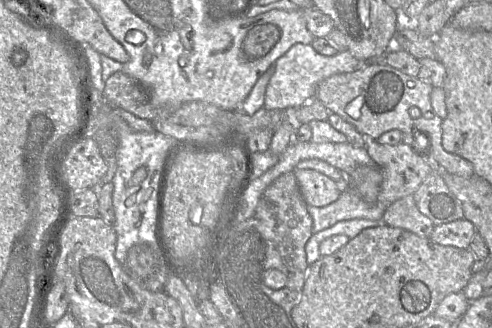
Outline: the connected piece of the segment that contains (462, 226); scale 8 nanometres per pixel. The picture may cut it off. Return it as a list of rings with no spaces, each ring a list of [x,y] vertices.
[[[462,218],[446,224],[434,225],[429,238],[439,245],[469,249],[471,240],[476,233],[474,225]]]

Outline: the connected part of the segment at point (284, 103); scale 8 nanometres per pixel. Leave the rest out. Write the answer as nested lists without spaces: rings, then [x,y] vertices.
[[[294,44],[274,63],[275,71],[266,88],[264,108],[267,110],[285,110],[298,108],[315,97],[318,85],[328,77],[353,72],[361,66],[348,50],[339,51],[334,56],[324,56],[315,51],[311,44]]]

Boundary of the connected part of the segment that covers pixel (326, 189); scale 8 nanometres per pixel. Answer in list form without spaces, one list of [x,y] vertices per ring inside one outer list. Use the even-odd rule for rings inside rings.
[[[296,168],[293,172],[307,205],[327,206],[335,202],[342,193],[341,185],[316,170]]]

